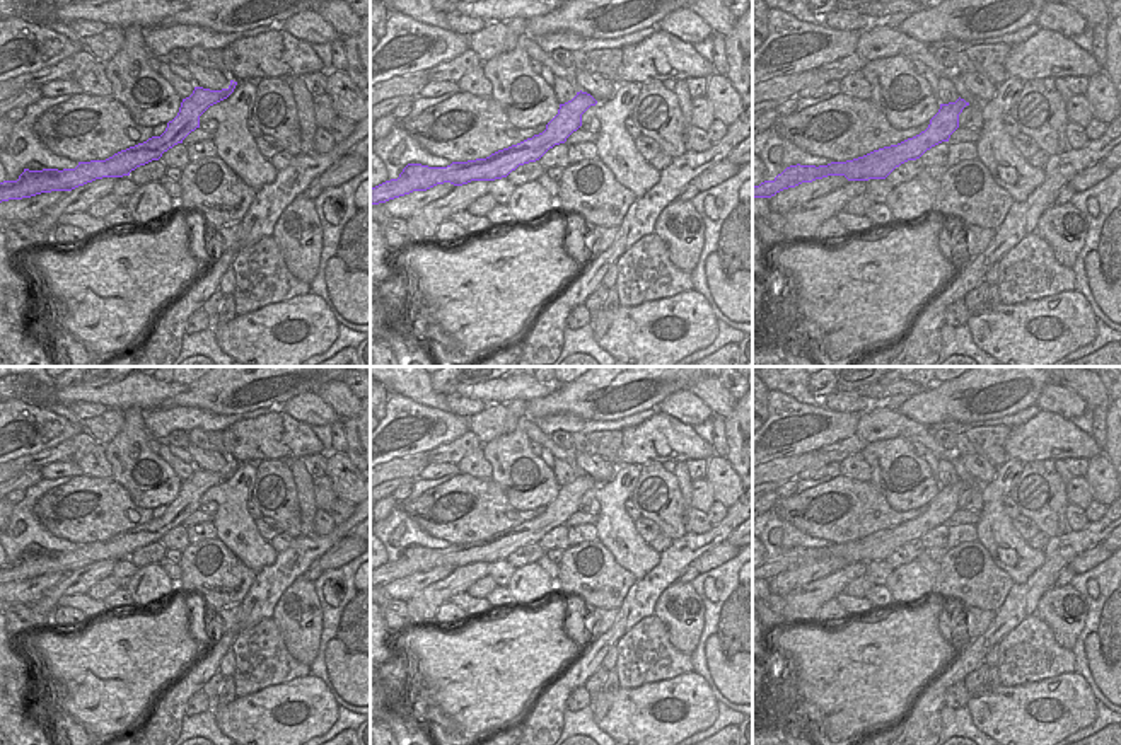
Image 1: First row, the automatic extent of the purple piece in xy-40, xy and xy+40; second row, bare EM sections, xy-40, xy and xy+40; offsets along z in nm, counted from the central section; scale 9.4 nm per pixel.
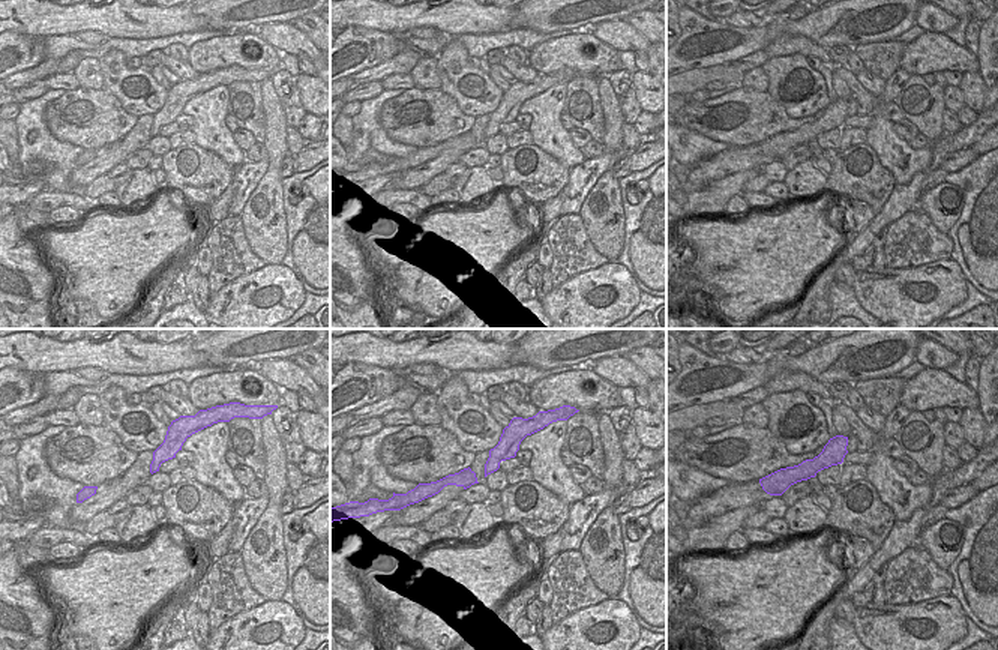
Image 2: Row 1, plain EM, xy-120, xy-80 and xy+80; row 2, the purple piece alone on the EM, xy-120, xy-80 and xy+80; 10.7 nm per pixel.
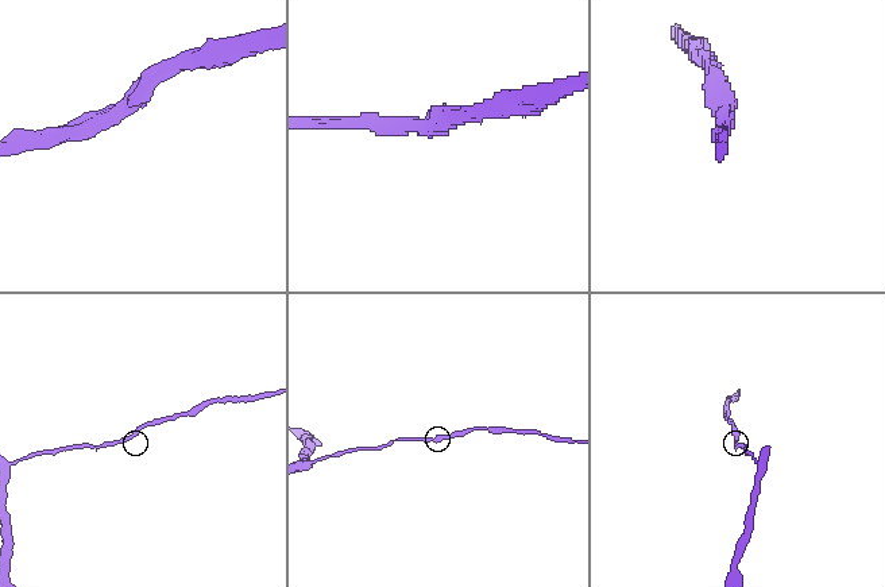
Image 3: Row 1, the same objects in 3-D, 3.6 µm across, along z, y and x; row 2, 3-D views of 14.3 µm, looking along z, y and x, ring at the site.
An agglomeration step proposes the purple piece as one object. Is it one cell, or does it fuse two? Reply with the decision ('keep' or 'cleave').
keep

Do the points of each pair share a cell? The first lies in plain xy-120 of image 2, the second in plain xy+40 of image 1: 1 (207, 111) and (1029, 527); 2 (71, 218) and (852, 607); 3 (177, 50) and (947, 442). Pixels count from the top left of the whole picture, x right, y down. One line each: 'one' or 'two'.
1: two
2: two
3: two

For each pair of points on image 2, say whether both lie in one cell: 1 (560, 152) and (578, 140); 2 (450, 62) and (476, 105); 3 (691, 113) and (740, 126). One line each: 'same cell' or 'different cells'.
1: different cells
2: same cell
3: same cell

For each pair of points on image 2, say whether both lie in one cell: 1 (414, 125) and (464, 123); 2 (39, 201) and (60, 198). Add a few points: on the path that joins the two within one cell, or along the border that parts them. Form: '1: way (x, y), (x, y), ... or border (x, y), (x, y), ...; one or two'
1: way (426, 125), (452, 123); one
2: way (44, 201), (56, 198); one

